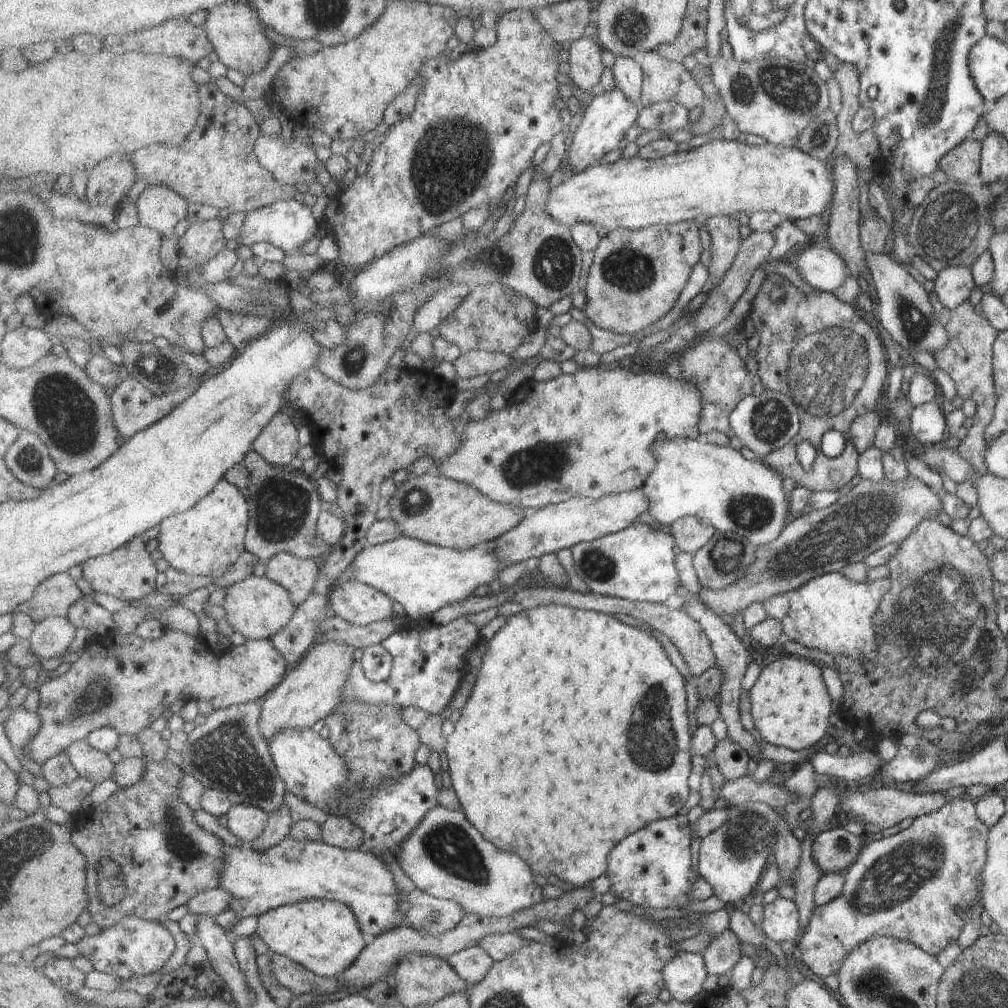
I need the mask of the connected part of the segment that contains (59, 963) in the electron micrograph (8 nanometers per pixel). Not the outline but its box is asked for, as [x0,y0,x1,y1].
[42,957,87,993]

